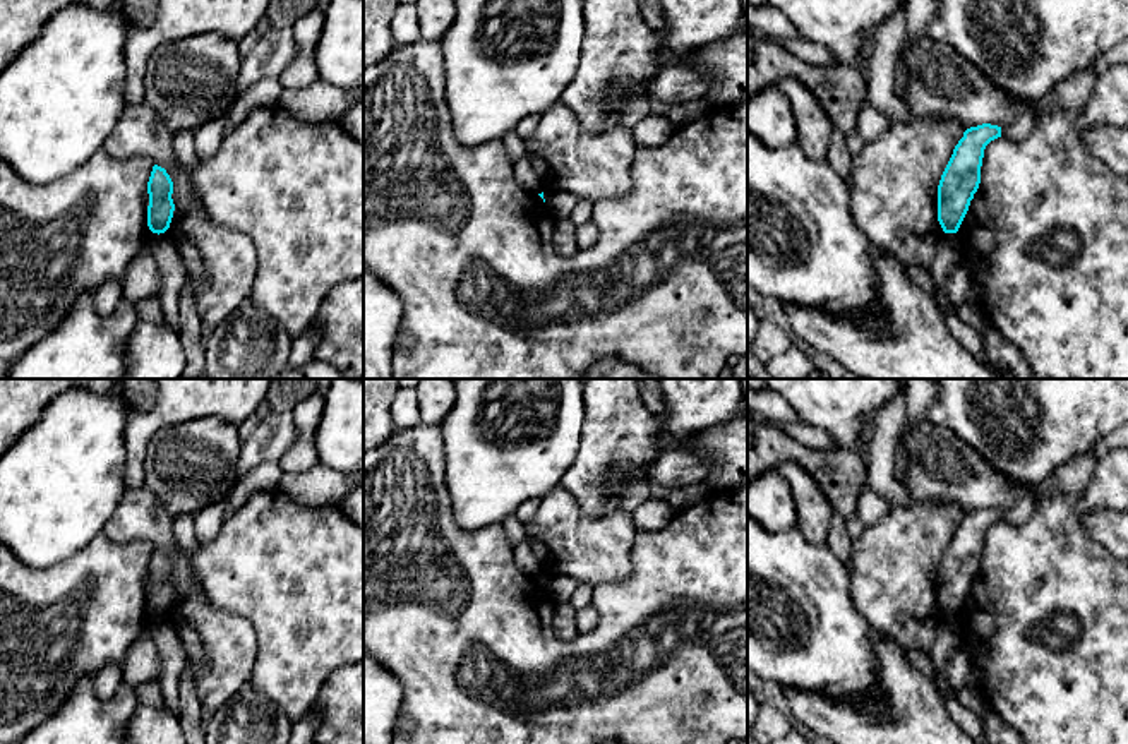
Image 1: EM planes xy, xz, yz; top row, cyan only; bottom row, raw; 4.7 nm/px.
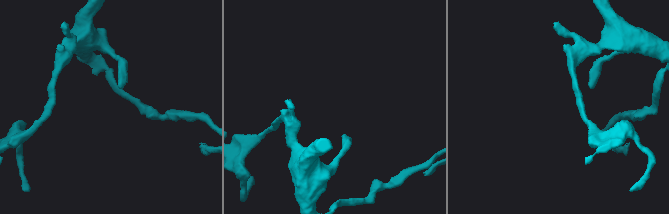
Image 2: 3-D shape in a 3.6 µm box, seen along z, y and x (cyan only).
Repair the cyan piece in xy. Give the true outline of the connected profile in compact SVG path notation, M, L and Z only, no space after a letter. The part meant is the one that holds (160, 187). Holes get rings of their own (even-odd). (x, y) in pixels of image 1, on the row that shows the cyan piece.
M154 165L147 182L149 206L147 226L153 233L165 233L170 228L175 204L171 199L173 182L165 168Z

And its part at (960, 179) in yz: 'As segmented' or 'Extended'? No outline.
As segmented

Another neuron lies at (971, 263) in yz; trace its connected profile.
M963 254L958 266L962 266L970 276L967 303L979 305L982 298L982 286L986 276L982 259L977 254Z

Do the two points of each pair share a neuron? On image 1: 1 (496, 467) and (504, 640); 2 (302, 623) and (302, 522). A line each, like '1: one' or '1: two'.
1: two
2: one

